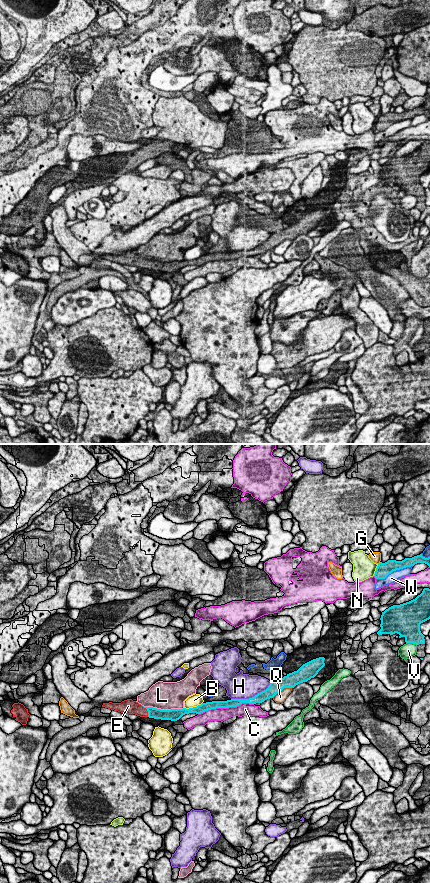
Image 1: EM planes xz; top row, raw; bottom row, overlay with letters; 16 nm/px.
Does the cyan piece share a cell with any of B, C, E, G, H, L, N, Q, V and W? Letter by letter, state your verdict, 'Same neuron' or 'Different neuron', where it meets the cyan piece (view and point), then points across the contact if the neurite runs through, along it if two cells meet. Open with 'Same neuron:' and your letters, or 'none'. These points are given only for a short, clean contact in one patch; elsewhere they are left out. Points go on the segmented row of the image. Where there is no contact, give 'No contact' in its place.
Same neuron: E
B: Different neuron. Touches cyan at xz (193, 707)
C: Different neuron. Touches cyan at xz (225, 707)
E: Same neuron. Touches cyan at xz (147, 710). Path across: xz (155, 713), (147, 710), (139, 710), (132, 707)
G: Different neuron. Touches cyan at xz (379, 563). Boundary: xz (380, 562), (378, 564)
H: Different neuron. Touches cyan at xz (252, 697)
L: Different neuron. Touches cyan at xz (163, 710)
N: Different neuron. Touches cyan at xz (376, 570). Boundary: xz (378, 564), (373, 575)
Q: Different neuron. Touches cyan at xz (281, 690)
V: Different neuron. Touches cyan at xz (411, 642)
W: Different neuron. Touches cyan at xz (394, 570)

